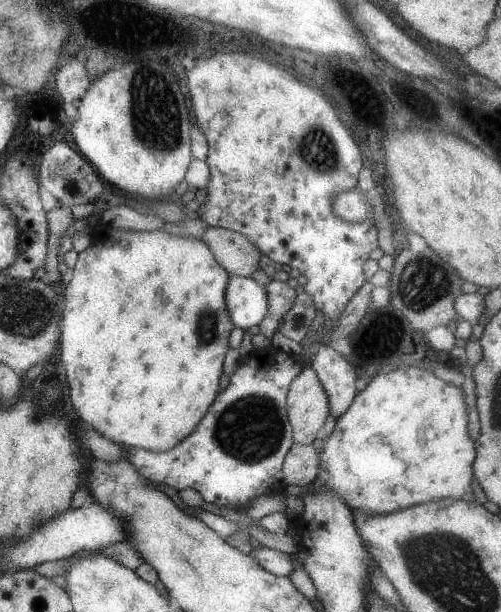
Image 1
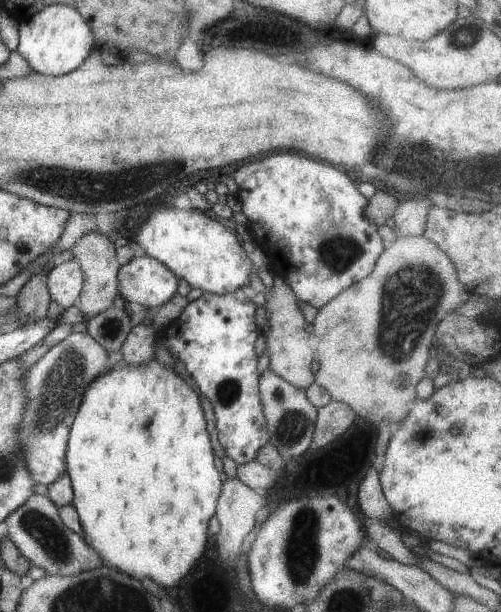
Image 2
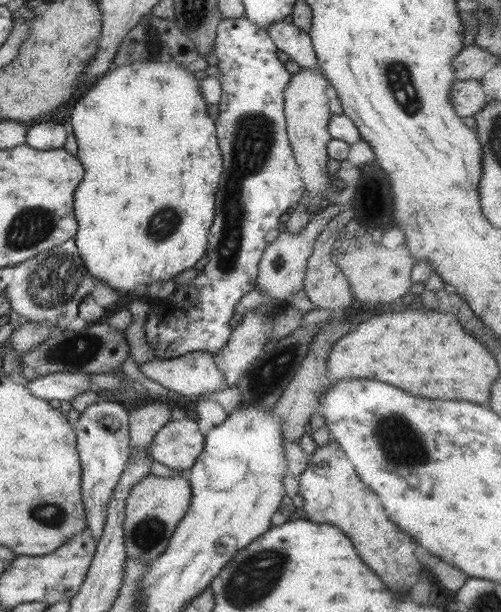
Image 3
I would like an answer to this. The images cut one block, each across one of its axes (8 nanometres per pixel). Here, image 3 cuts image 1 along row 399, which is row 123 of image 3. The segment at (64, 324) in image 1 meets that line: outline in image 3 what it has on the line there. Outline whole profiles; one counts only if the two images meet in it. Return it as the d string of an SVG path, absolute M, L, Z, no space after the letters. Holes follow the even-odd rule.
M138 61L136 63L132 63L129 65L120 66L120 68L116 68L114 72L110 72L106 78L100 78L100 82L98 84L94 84L94 88L90 90L90 92L86 92L86 96L81 96L80 100L78 100L78 104L74 106L74 112L72 112L72 116L70 116L70 122L72 123L72 134L74 134L74 138L76 138L78 152L76 158L80 160L80 164L84 166L84 170L86 170L86 174L84 174L82 182L76 188L76 192L74 193L74 212L75 218L78 223L78 230L76 236L74 238L74 242L76 243L79 255L83 258L84 265L86 265L86 269L88 269L88 273L92 275L92 277L98 279L98 284L105 284L113 288L118 292L133 292L134 287L138 286L138 284L146 284L147 286L156 281L165 281L168 279L172 279L176 276L176 274L180 274L180 272L184 272L184 270L188 270L188 268L194 268L194 264L204 256L204 252L208 250L208 236L210 234L209 230L212 227L214 222L214 214L216 214L216 210L214 210L214 196L216 196L216 190L218 190L218 182L220 182L220 176L222 176L222 152L220 152L220 148L218 148L218 138L216 138L216 122L208 116L208 106L206 106L207 102L204 102L204 95L202 95L202 90L200 89L200 81L196 79L196 76L192 71L186 69L184 65L180 63L176 63L176 61Z

